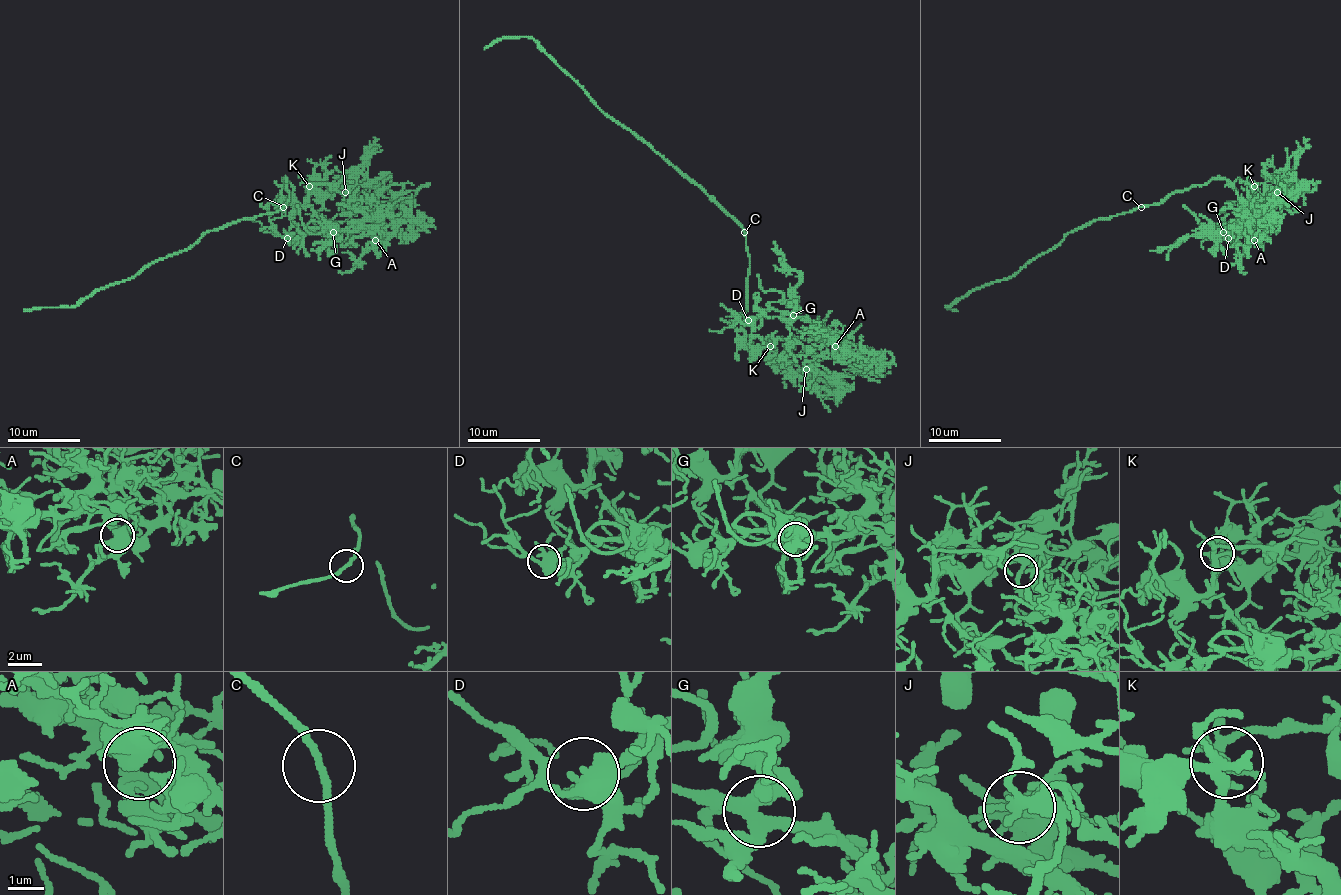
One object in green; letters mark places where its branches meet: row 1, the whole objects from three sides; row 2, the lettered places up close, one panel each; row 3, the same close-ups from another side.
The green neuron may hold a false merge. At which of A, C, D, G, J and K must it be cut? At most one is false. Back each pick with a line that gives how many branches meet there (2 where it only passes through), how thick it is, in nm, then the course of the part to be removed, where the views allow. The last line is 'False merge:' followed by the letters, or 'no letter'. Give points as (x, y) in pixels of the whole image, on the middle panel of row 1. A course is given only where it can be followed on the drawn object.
J: branches 4; calibre 240 nm; course (806, 369), (804, 379), (746, 342), (749, 254), (735, 221), (532, 38), (503, 36), (484, 49)
False merge: J

